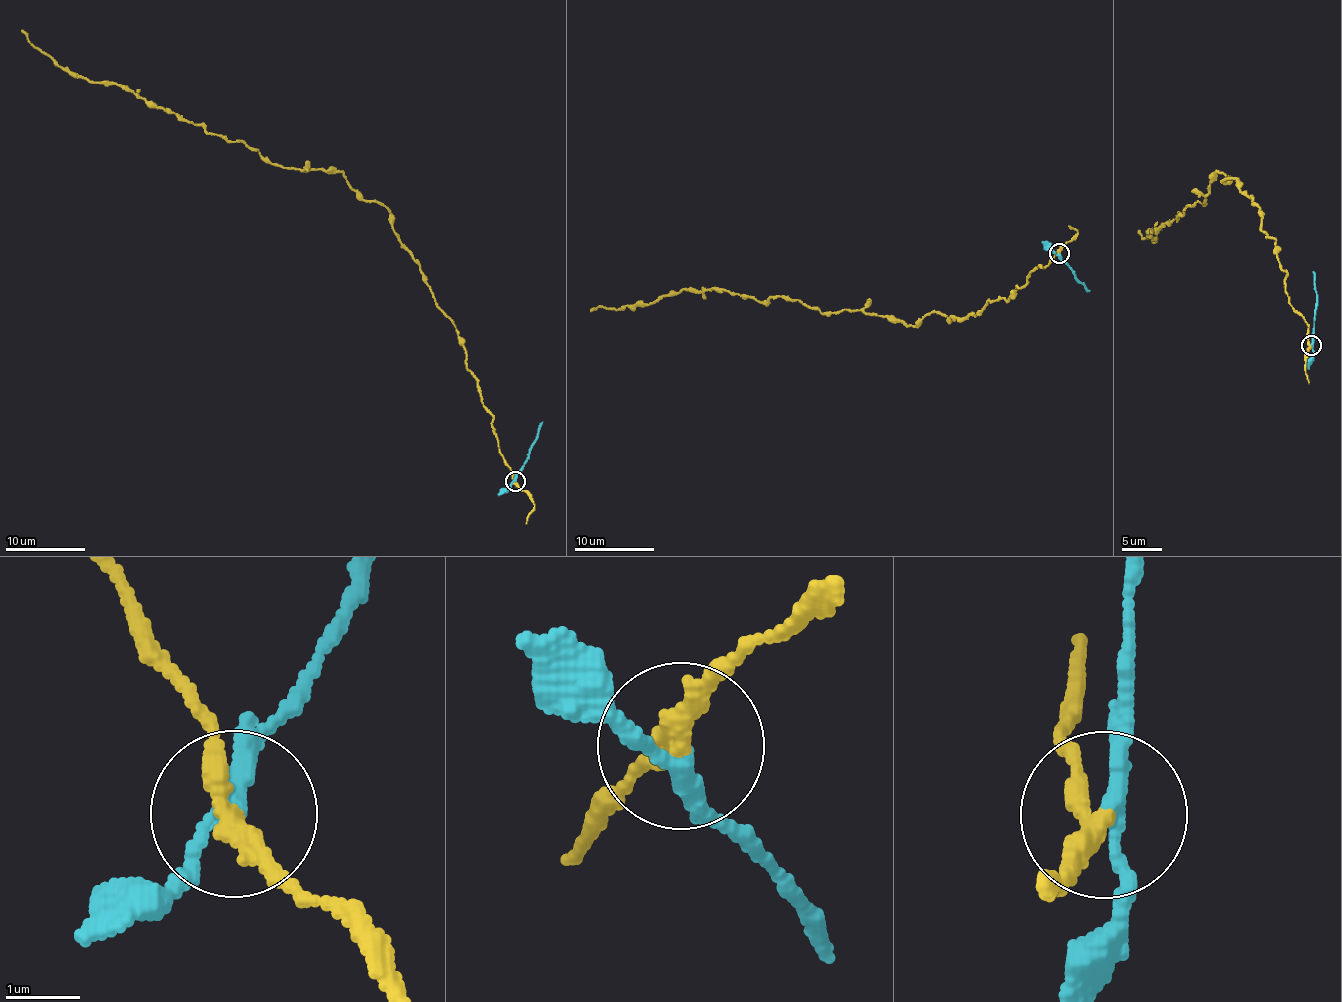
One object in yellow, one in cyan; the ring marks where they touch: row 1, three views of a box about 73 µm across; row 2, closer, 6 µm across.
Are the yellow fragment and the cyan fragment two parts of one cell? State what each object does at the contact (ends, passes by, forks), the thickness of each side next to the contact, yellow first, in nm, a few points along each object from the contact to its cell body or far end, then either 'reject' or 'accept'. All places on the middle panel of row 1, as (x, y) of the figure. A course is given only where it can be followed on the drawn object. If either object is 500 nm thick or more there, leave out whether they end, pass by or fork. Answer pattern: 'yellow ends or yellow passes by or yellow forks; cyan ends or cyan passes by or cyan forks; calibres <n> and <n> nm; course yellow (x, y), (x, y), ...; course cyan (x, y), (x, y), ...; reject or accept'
yellow passes by; cyan passes by; calibres 280 and 200 nm; course yellow (1059, 254), (1030, 271), (1009, 301), (988, 300), (963, 319), (928, 312), (913, 325), (707, 289), (591, 310); course cyan (1059, 254), (1076, 281), (1089, 290); reject

